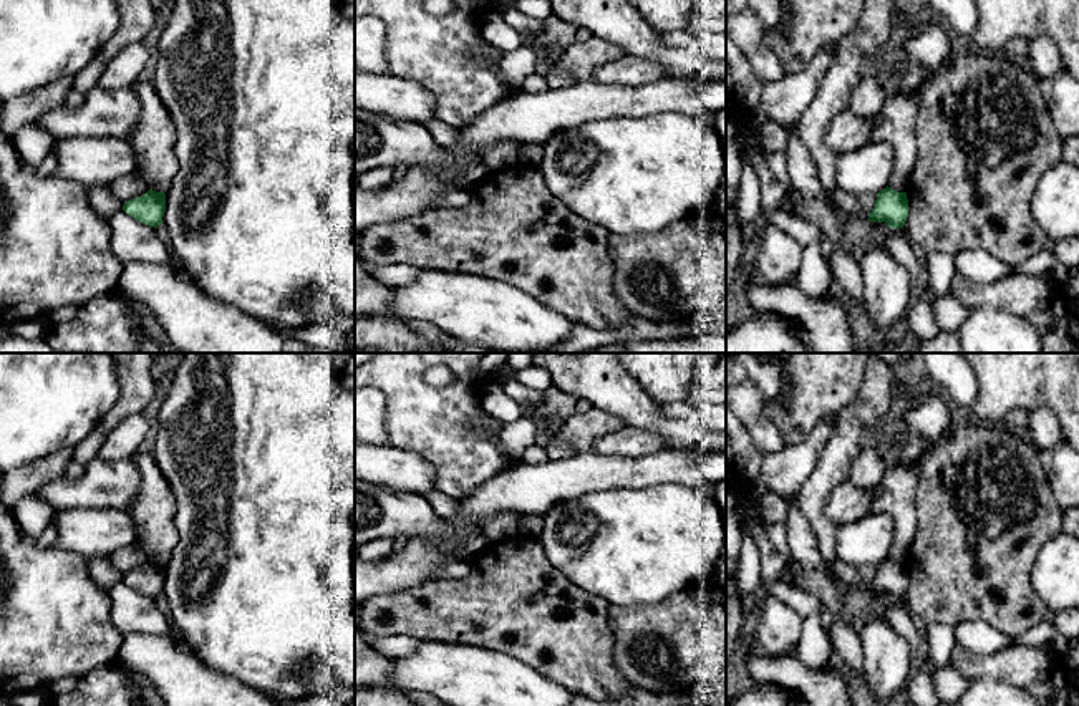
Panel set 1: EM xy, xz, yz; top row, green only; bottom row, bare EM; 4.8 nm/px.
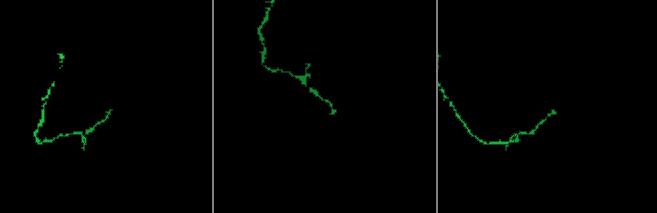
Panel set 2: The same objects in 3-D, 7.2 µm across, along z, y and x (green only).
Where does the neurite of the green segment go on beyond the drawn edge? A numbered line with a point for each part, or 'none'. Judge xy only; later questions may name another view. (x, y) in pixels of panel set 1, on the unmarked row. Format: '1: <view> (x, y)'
none

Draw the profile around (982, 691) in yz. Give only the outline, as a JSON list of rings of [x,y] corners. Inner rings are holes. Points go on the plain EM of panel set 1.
[[[994,678],[970,679],[958,706],[1039,706],[1028,691]]]

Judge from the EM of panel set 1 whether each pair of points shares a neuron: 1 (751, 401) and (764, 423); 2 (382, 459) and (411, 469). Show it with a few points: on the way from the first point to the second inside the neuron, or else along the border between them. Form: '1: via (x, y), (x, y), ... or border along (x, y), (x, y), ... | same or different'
1: via (751, 406), (759, 418) | same
2: via (388, 466), (405, 469) | same

